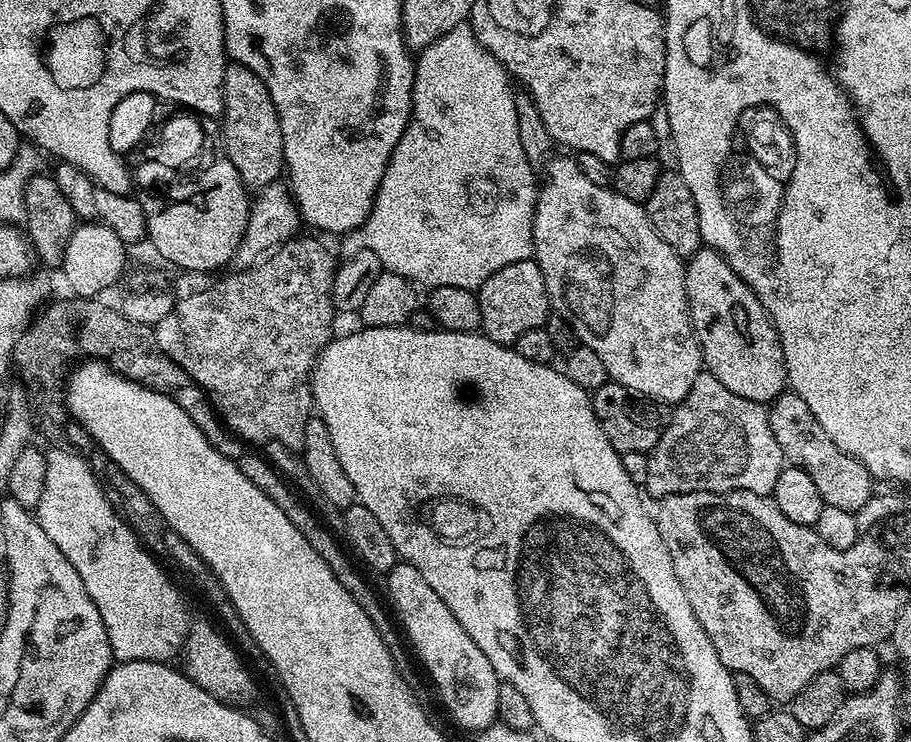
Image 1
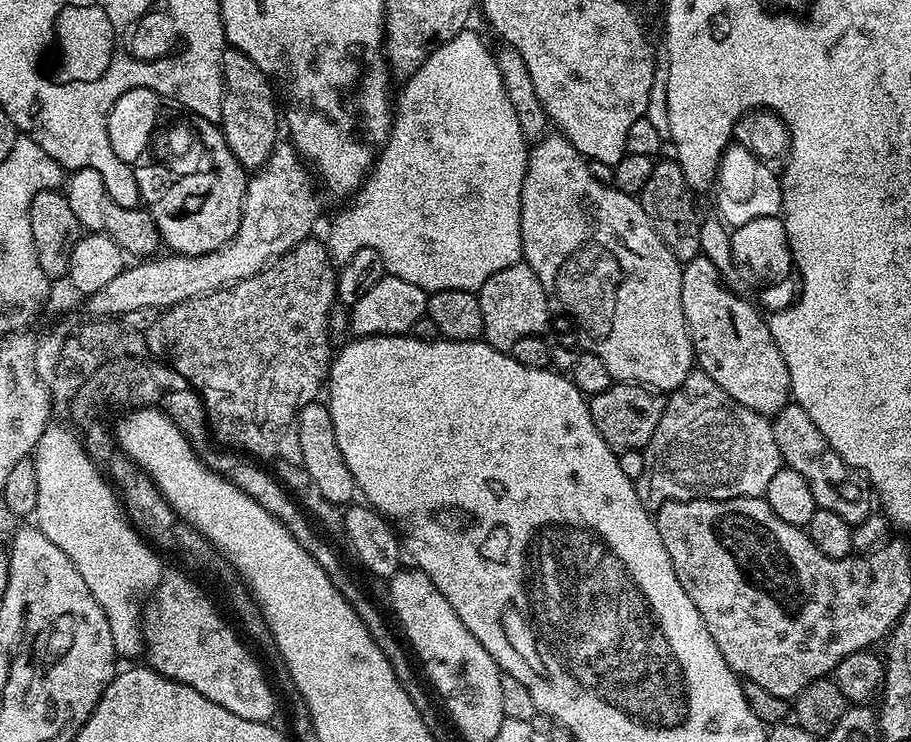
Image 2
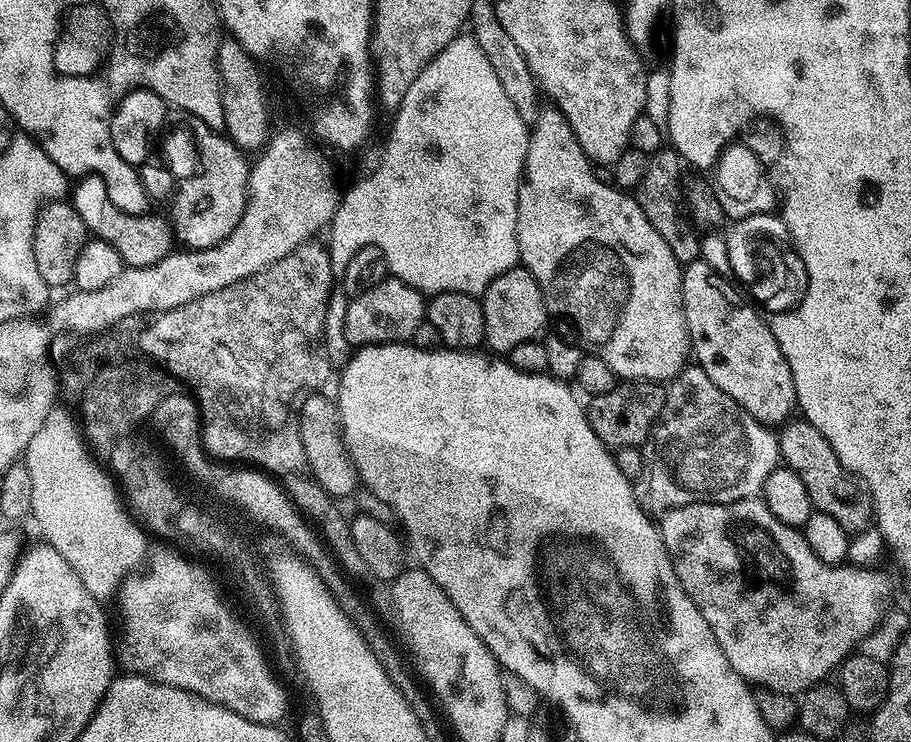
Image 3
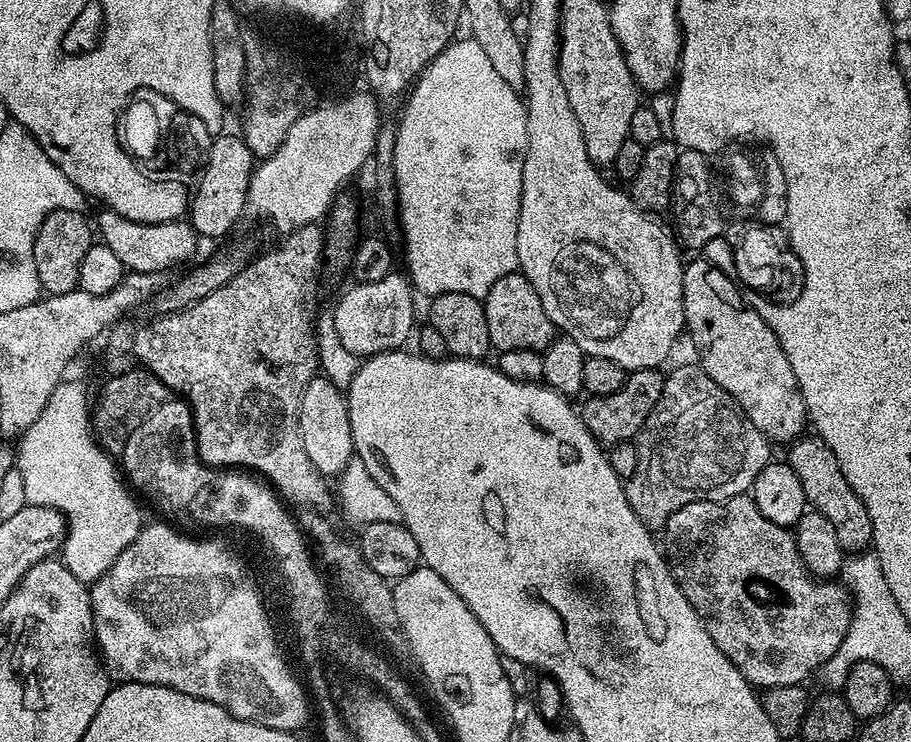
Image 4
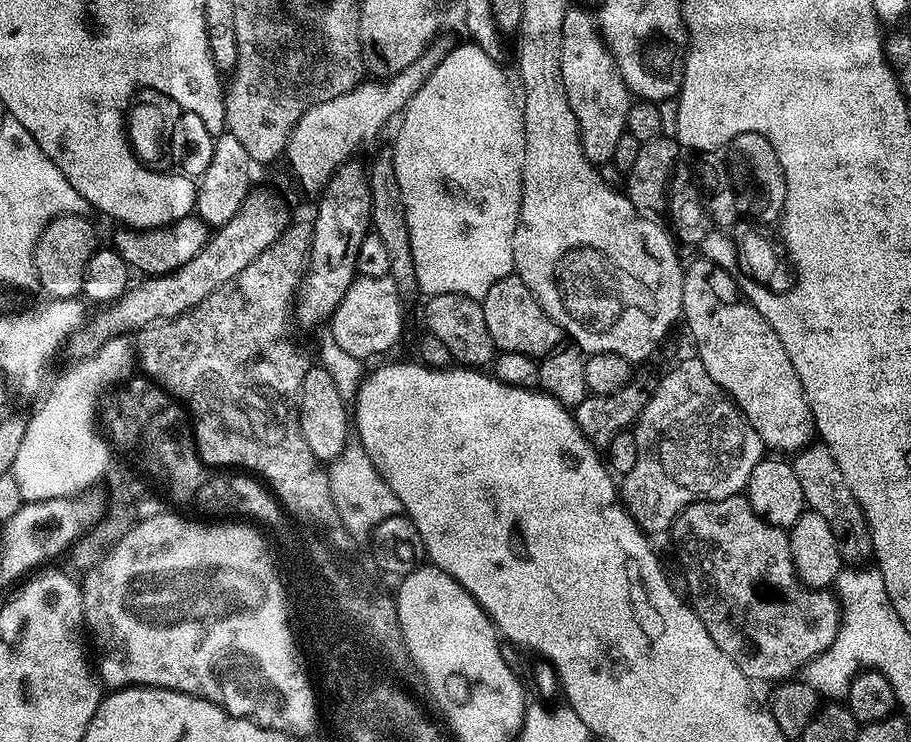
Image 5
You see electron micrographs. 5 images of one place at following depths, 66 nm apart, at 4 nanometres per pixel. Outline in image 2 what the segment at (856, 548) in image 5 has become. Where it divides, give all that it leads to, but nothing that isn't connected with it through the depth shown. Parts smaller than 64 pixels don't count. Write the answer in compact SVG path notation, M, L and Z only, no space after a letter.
M789 402L771 421L774 442L778 442L780 459L787 467L793 468L810 486L817 508L831 510L842 522L853 526L862 523L873 511L874 493L867 480L856 469L851 468L822 438L822 430L810 422L810 414L802 406Z

